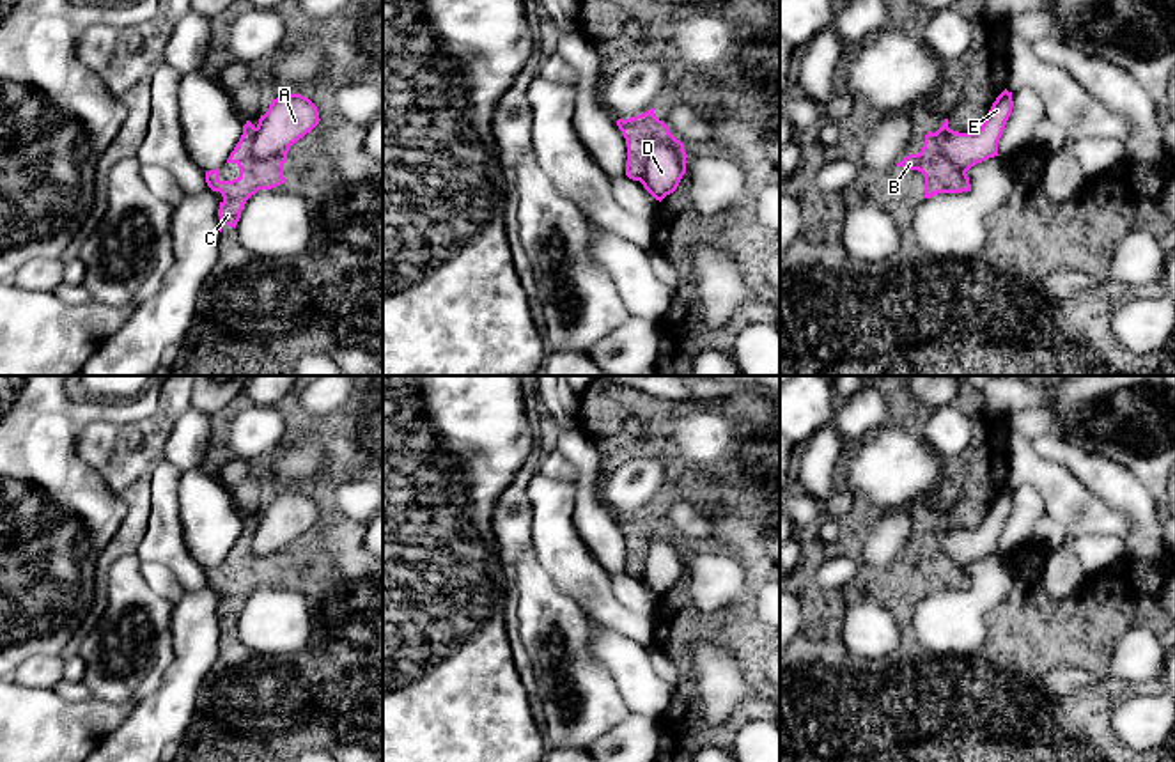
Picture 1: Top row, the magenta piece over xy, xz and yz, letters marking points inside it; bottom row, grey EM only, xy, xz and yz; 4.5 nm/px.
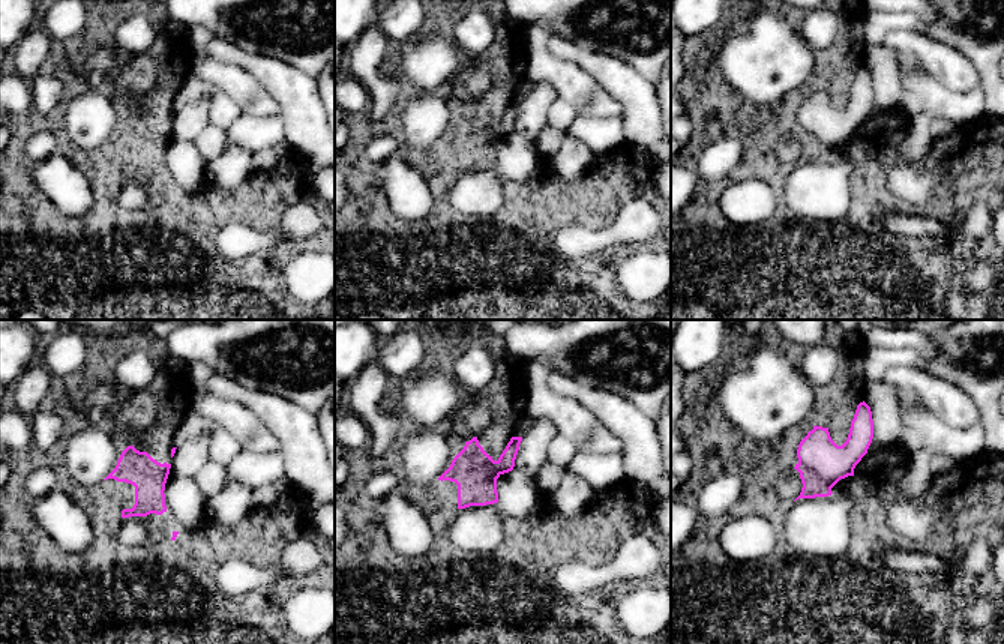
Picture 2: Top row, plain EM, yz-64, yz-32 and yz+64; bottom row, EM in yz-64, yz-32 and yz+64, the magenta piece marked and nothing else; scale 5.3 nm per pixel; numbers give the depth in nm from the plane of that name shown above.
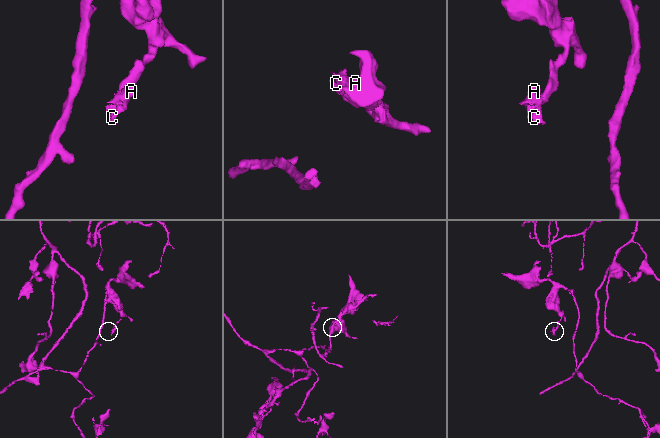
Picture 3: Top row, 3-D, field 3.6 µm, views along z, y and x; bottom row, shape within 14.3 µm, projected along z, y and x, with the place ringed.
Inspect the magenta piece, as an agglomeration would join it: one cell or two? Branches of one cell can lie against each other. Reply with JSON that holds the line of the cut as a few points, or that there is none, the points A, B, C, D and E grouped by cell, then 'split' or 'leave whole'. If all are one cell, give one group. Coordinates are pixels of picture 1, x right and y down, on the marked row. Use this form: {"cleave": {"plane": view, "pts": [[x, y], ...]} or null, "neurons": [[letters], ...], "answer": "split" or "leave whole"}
{"cleave": {"plane": "xy", "pts": [[256, 128], [252, 153], [259, 160], [277, 160], [282, 165]]}, "neurons": [["A", "D", "E"], ["B", "C"]], "answer": "split"}

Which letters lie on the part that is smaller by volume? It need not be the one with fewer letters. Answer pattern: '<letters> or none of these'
B, C

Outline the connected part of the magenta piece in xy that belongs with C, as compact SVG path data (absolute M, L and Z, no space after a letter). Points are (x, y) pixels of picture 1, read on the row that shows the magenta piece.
M246 121L243 135L230 152L227 163L239 167L239 177L232 181L220 179L220 168L206 172L206 183L213 191L220 191L220 232L225 225L234 227L241 218L246 200L259 190L271 190L285 183L284 165L278 161L259 161L252 154L255 126Z

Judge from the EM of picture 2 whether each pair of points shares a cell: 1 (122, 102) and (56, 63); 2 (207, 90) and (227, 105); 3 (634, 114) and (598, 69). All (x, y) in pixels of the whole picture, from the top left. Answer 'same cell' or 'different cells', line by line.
1: same cell
2: same cell
3: same cell

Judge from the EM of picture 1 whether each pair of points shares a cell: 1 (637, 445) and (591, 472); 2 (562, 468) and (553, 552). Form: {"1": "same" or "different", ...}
{"1": "different", "2": "different"}

